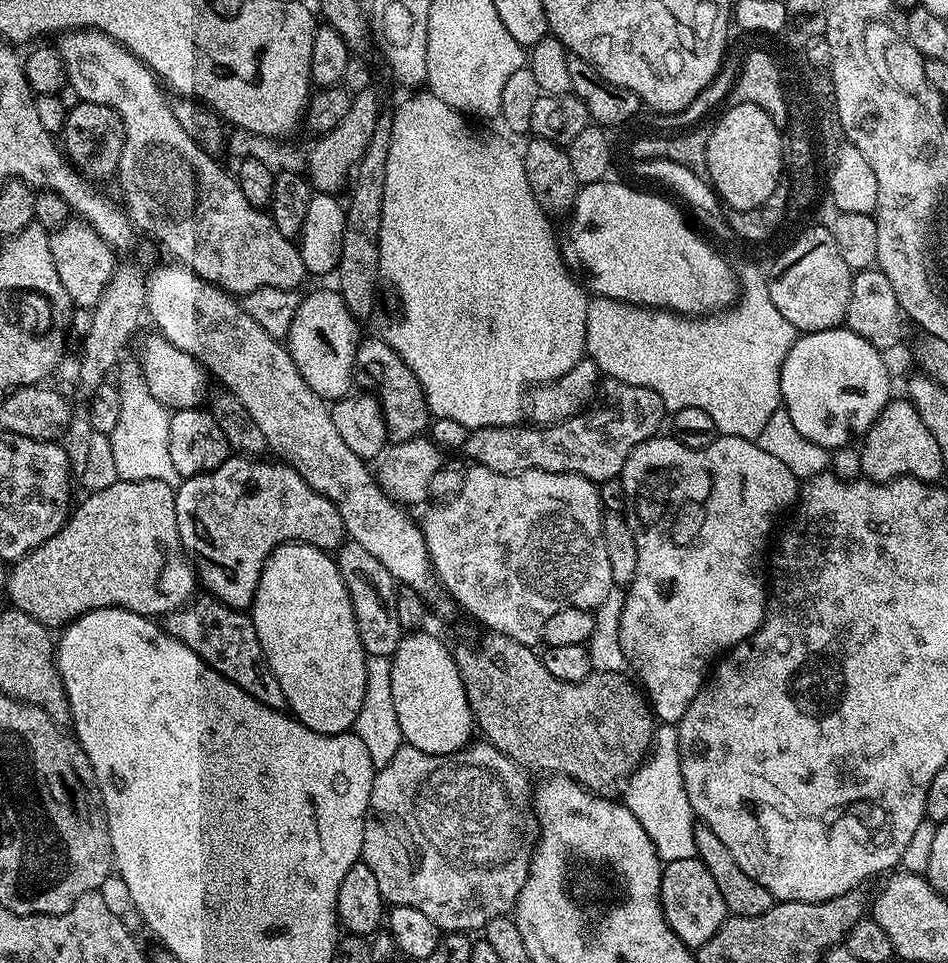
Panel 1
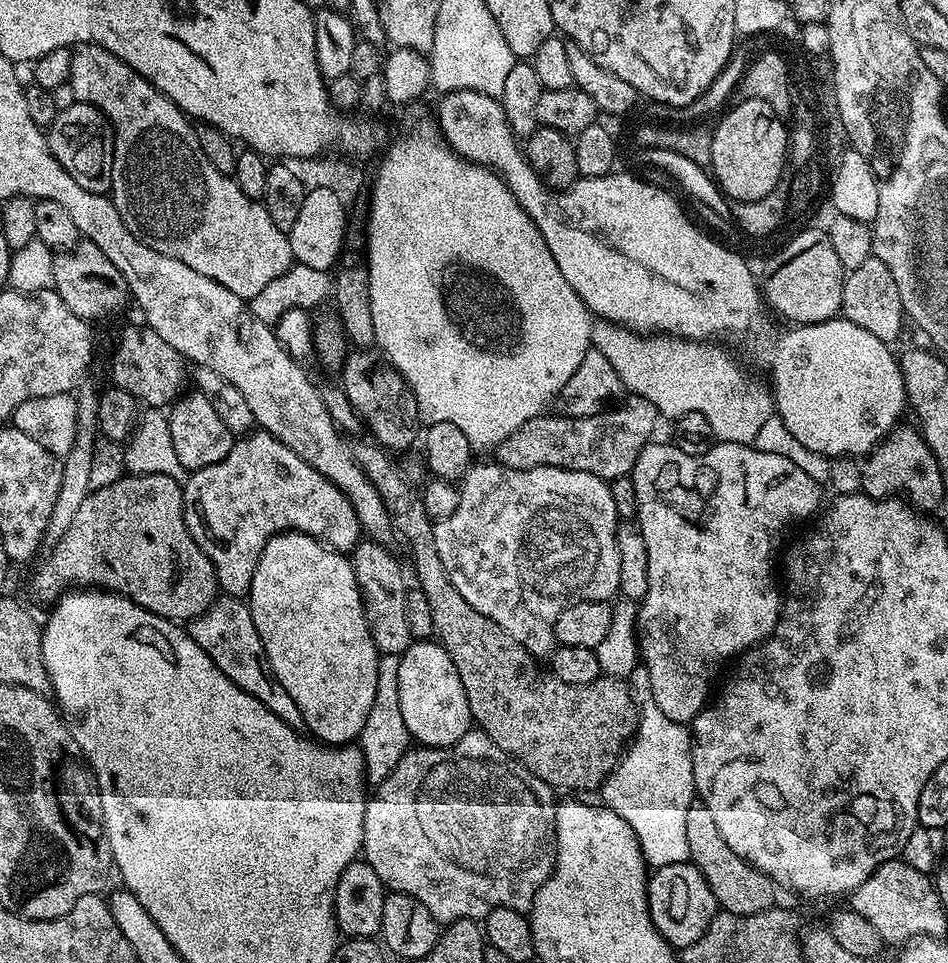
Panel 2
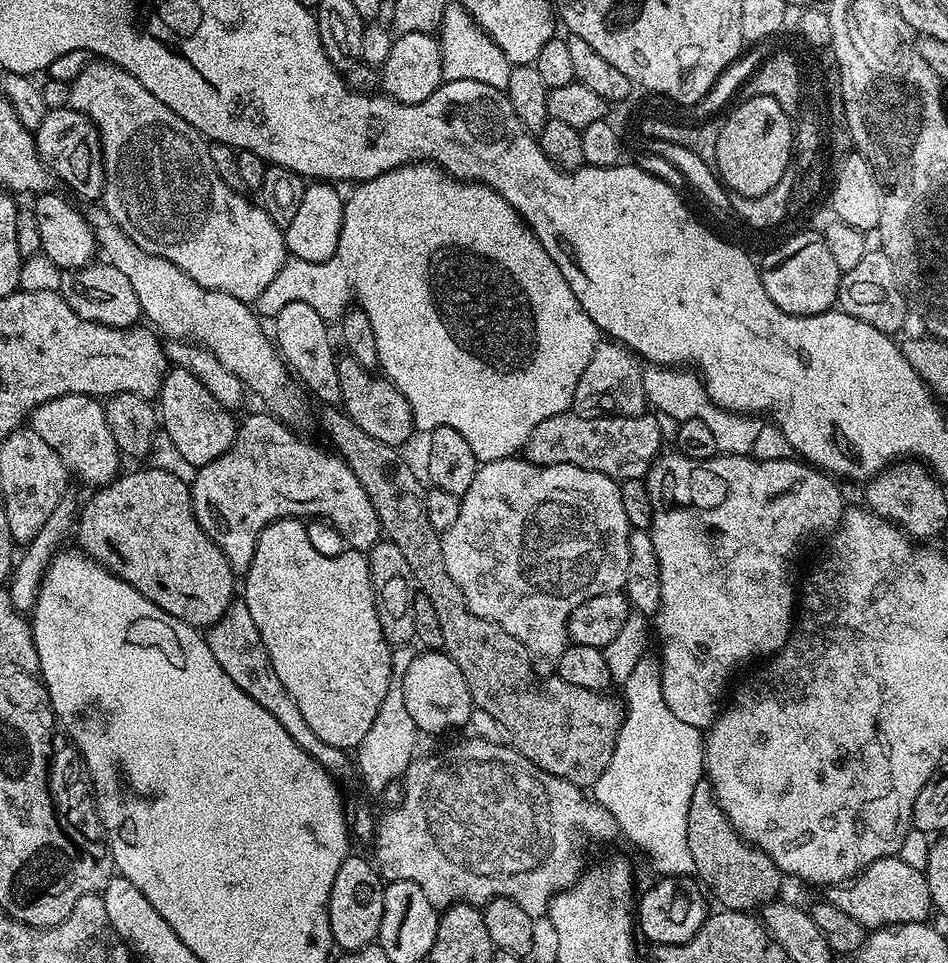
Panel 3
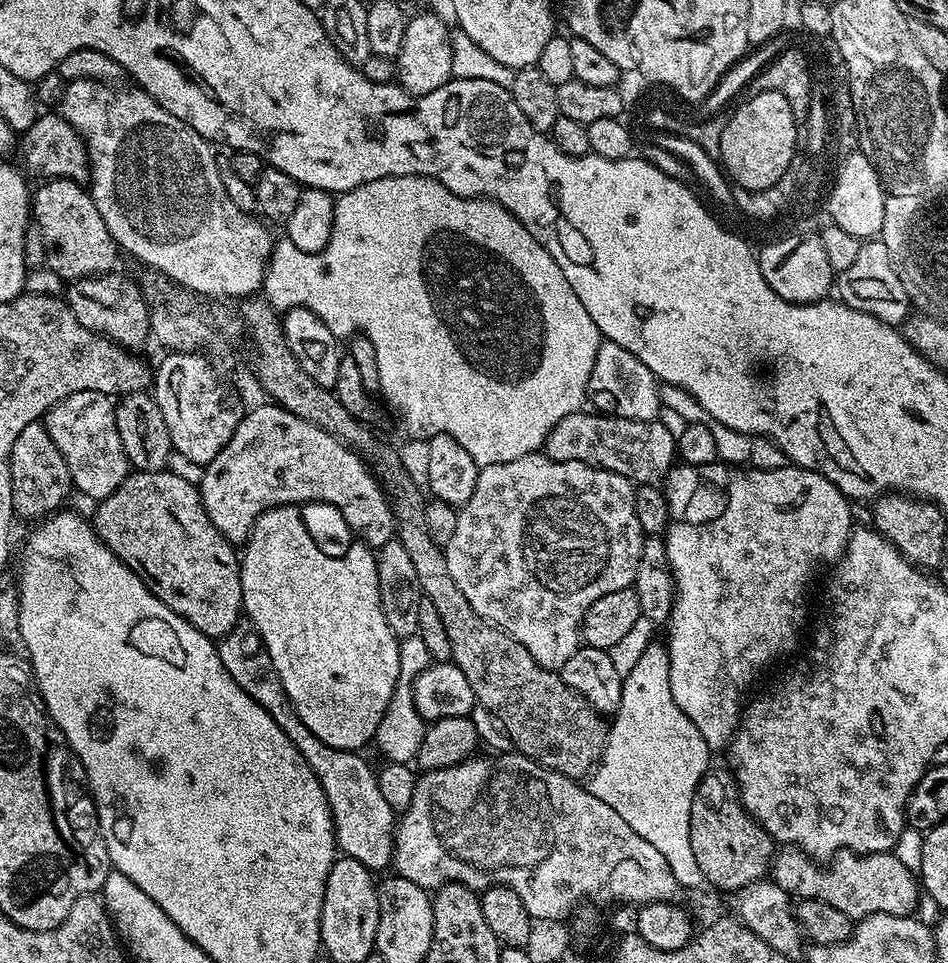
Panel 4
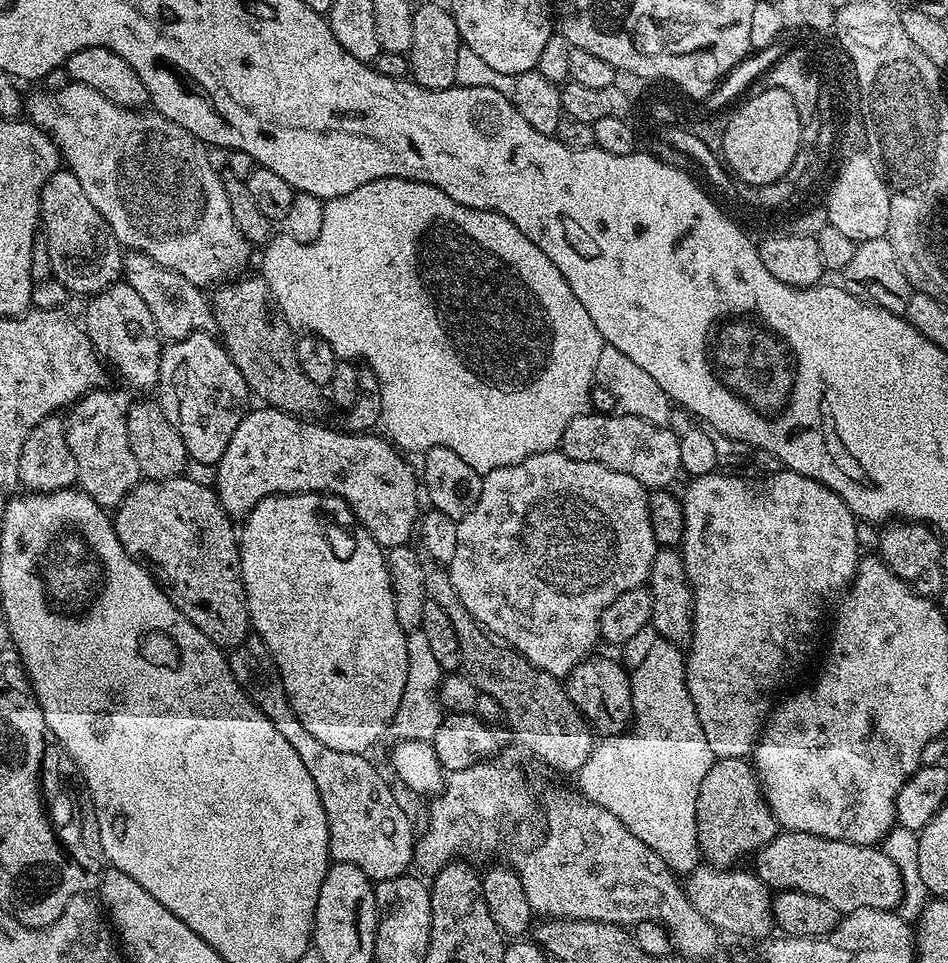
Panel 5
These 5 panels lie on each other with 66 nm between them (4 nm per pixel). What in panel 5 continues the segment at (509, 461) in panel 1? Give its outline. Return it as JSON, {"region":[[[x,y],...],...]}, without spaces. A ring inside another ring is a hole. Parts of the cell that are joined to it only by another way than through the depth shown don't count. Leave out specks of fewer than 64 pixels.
{"region":[[[585,414],[583,416],[579,416],[578,418],[574,418],[570,422],[570,426],[566,426],[566,430],[562,434],[562,438],[560,439],[559,451],[562,451],[566,454],[566,458],[574,458],[578,462],[598,462],[602,466],[606,466],[610,470],[614,470],[615,472],[621,472],[622,474],[630,474],[630,478],[638,478],[638,482],[642,482],[642,486],[649,490],[664,490],[669,487],[668,484],[672,479],[675,478],[676,475],[681,475],[682,469],[680,466],[680,457],[681,451],[679,450],[680,446],[680,437],[674,431],[671,432],[671,427],[661,426],[658,424],[651,424],[650,422],[646,422],[642,418],[638,418],[637,416],[626,416],[623,414],[615,414],[616,416],[592,416],[593,414]]]}

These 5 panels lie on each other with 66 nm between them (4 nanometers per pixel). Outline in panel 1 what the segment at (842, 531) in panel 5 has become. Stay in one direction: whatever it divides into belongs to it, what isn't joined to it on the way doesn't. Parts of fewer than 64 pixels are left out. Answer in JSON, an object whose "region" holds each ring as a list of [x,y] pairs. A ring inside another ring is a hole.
{"region":[[[657,434],[649,440],[643,440],[626,458],[626,466],[622,466],[618,479],[622,482],[622,490],[626,494],[624,512],[630,526],[630,534],[634,534],[634,542],[638,546],[638,570],[634,570],[634,582],[625,591],[625,604],[621,614],[621,644],[627,660],[627,667],[636,671],[635,679],[642,685],[646,699],[652,709],[653,717],[668,726],[680,723],[682,714],[694,702],[700,693],[706,677],[710,672],[710,665],[717,658],[741,644],[747,636],[754,634],[758,626],[764,621],[766,607],[766,553],[770,548],[768,535],[776,524],[776,519],[783,514],[784,508],[791,509],[795,505],[802,487],[801,481],[791,473],[790,467],[778,461],[771,454],[759,448],[757,441],[733,436],[717,435],[714,442],[705,448],[691,448],[686,446],[675,435]]]}

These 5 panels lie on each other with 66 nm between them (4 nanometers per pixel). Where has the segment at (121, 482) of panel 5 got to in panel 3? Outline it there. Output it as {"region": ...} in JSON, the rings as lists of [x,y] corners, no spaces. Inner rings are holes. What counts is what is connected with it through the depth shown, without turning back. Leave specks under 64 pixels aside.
{"region":[[[62,395],[38,405],[28,419],[30,430],[62,458],[69,473],[91,486],[103,486],[116,479],[121,471],[122,453],[106,426],[103,403],[93,396]]]}

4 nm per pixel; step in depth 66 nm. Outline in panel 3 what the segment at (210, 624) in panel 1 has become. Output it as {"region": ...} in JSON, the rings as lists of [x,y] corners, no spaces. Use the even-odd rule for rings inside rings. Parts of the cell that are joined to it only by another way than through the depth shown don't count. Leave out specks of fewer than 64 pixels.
{"region":[[[233,599],[223,618],[207,629],[206,639],[222,670],[226,670],[226,674],[230,674],[230,678],[234,678],[234,682],[238,682],[238,686],[246,690],[246,694],[250,694],[250,698],[254,698],[254,702],[258,702],[262,710],[270,710],[270,714],[278,718],[282,730],[286,730],[286,734],[290,734],[290,738],[294,738],[294,742],[298,742],[298,746],[302,746],[302,750],[306,750],[306,754],[310,754],[314,762],[333,774],[341,774],[340,772],[350,768],[349,753],[345,749],[322,742],[322,738],[318,738],[318,734],[314,734],[314,730],[306,726],[306,718],[302,718],[294,698],[286,694],[286,686],[278,682],[278,674],[274,674],[272,663],[266,654],[266,646],[262,642],[262,634],[258,634],[258,626],[254,626],[254,617],[243,599]]]}

